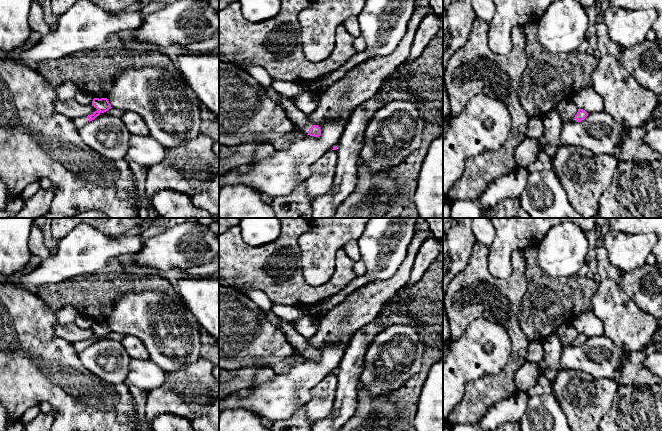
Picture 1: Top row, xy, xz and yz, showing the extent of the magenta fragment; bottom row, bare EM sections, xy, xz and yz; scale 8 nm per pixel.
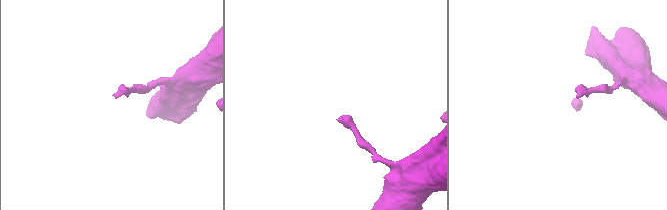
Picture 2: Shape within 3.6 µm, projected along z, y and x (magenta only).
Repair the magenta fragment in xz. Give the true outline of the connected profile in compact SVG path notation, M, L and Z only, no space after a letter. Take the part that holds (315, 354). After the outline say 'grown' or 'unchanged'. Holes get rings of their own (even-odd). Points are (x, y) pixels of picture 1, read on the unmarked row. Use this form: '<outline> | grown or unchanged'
M281 320L282 331L285 334L287 340L300 351L301 355L306 359L319 361L321 359L321 353L318 349L313 349L307 344L307 339L302 337L294 328L294 324L285 320Z | grown

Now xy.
M94 322L92 325L92 330L97 333L93 338L73 343L73 347L77 354L86 349L88 346L94 344L101 337L104 337L112 332L107 322Z | grown

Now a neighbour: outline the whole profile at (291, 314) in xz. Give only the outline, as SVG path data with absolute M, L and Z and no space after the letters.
M273 303L273 312L281 319L291 323L305 316L301 306L288 306Z

